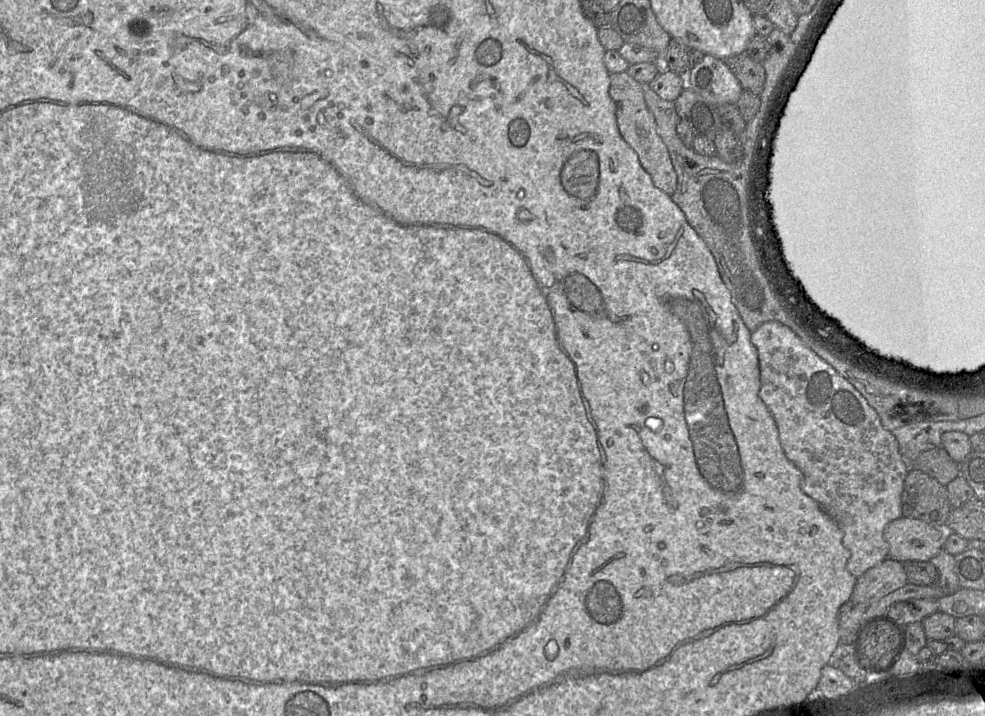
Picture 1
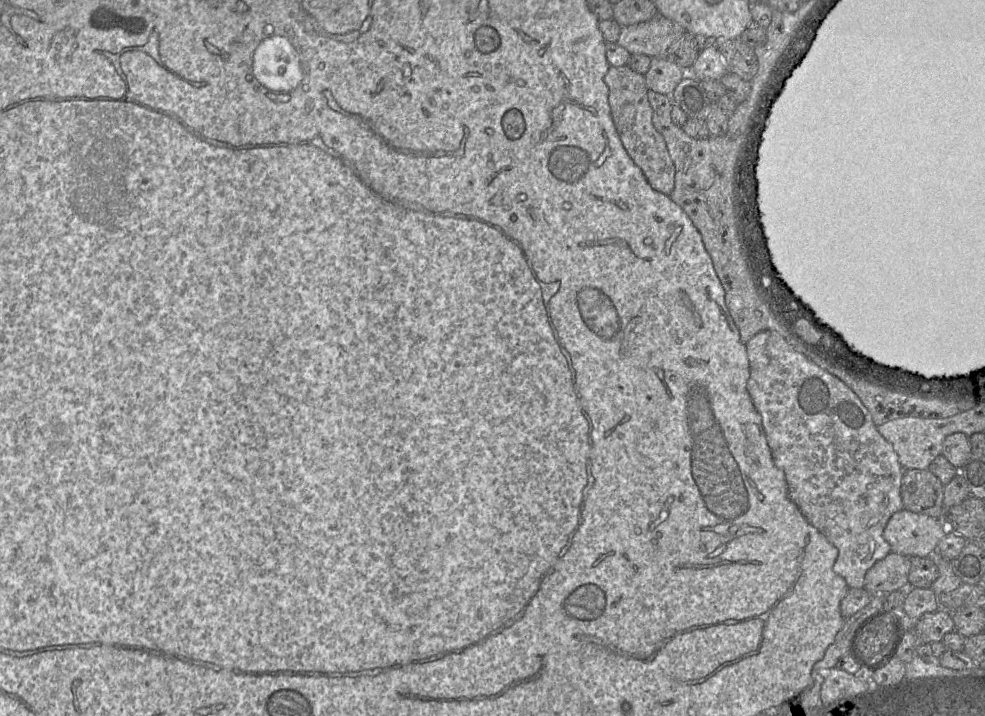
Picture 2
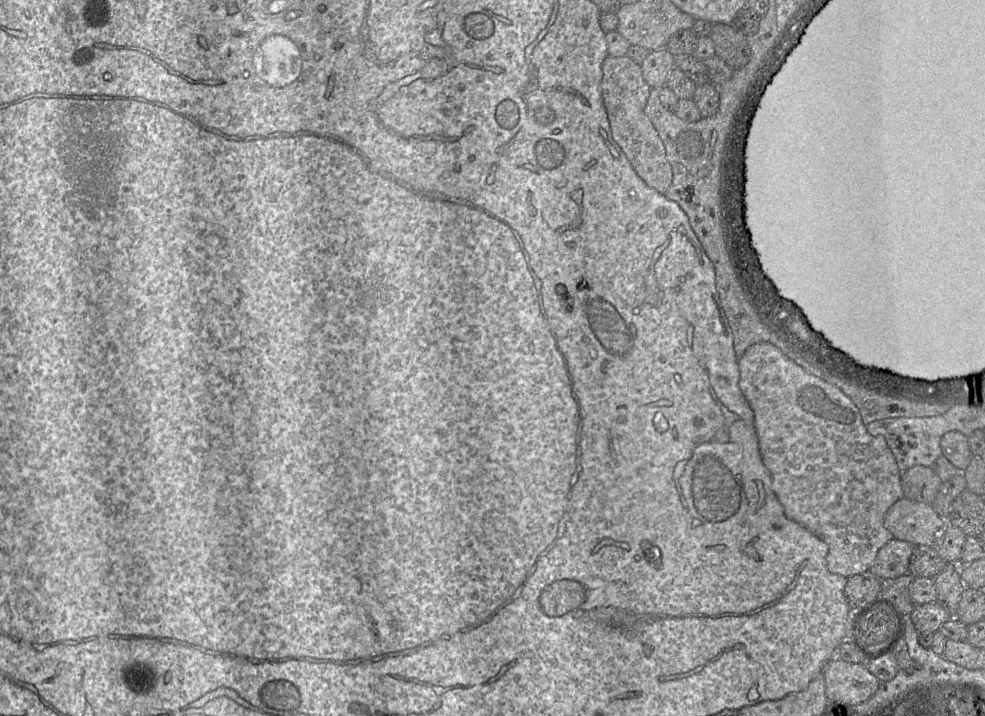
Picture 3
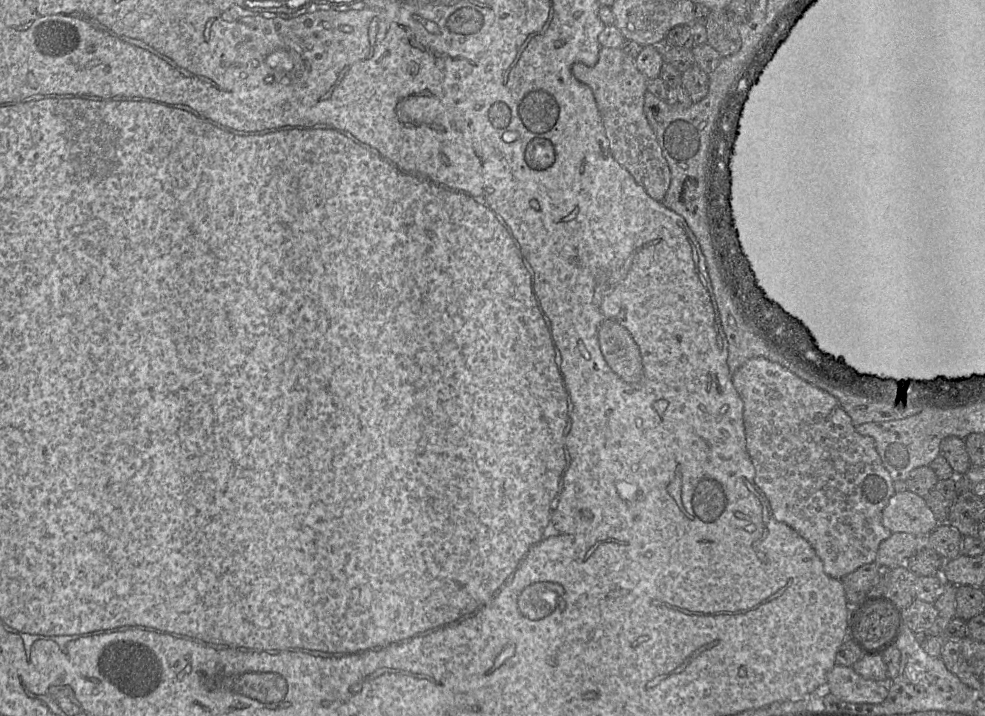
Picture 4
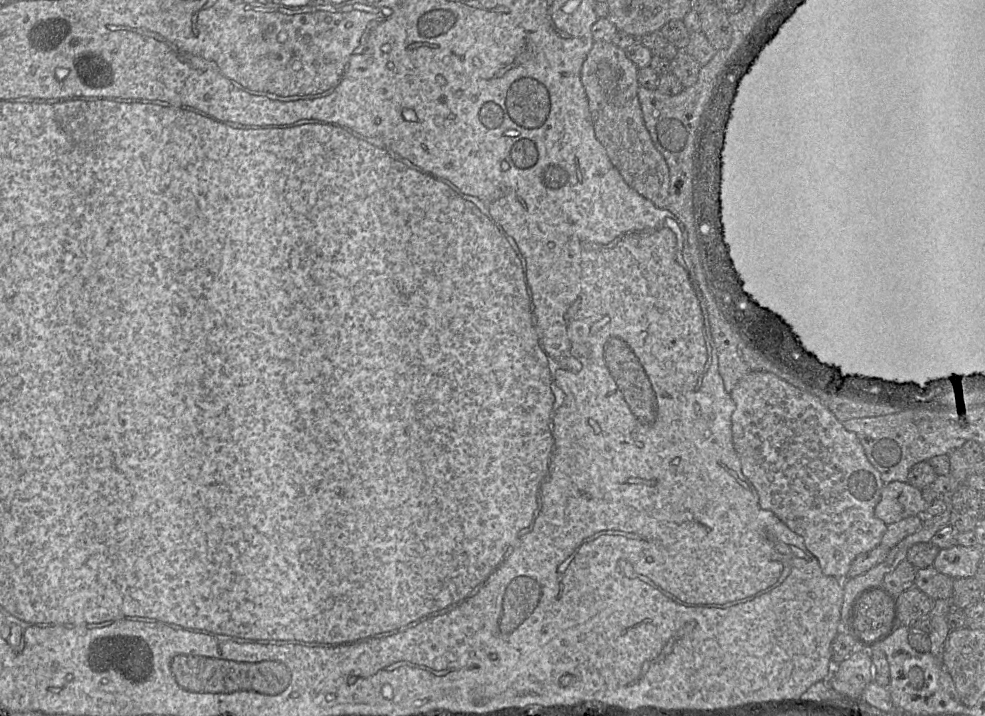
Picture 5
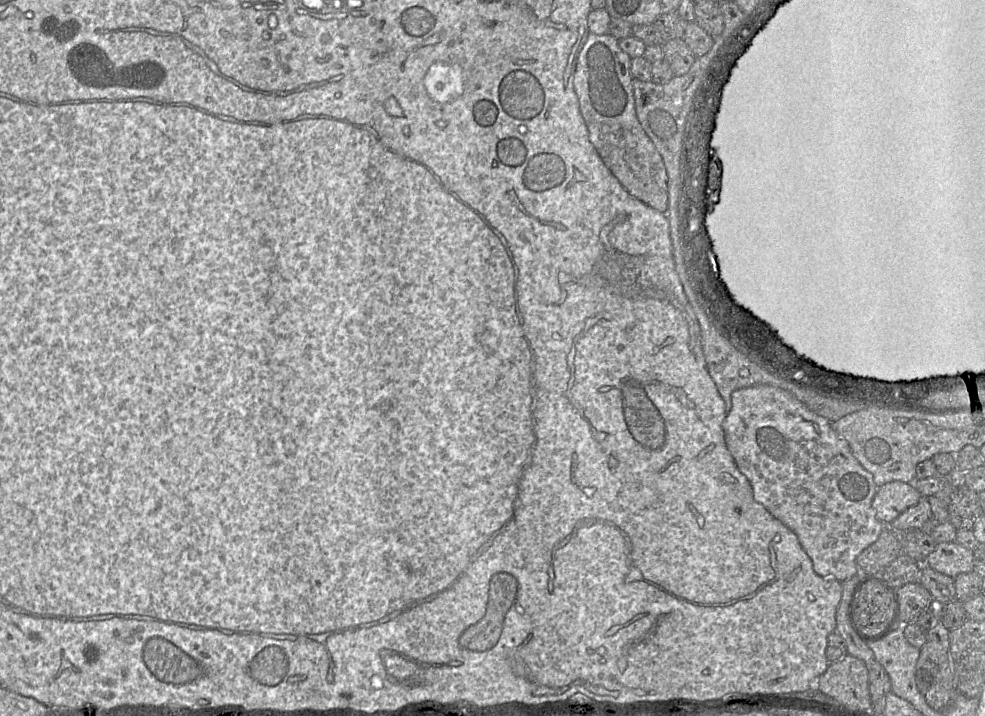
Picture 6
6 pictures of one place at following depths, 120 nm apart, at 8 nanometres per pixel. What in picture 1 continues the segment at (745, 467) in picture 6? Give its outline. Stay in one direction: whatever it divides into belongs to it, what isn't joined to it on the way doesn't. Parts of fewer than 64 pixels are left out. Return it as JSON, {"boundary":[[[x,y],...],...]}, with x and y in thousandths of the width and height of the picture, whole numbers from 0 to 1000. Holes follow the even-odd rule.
{"boundary":[[[781,448],[772,454],[762,465],[762,479],[769,489],[772,543],[771,554],[783,575],[789,599],[791,615],[798,638],[813,658],[813,682],[817,690],[827,698],[830,705],[853,735],[856,747],[856,761],[863,770],[860,785],[861,797],[870,809],[881,795],[893,788],[903,775],[903,760],[897,753],[896,744],[899,733],[916,722],[915,693],[920,663],[924,648],[917,640],[913,622],[906,608],[899,601],[891,582],[889,574],[881,564],[879,557],[855,525],[853,525],[843,510],[832,501],[825,490],[818,485],[808,466],[799,455],[788,448]]]}

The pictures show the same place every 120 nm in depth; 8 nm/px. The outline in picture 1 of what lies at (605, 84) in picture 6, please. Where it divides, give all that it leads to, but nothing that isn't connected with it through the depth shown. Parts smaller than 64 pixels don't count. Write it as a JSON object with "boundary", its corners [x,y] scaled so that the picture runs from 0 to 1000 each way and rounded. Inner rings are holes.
{"boundary":[[[637,101],[618,102],[618,131],[624,144],[625,169],[631,193],[648,216],[650,229],[664,258],[678,272],[686,264],[687,246],[675,200],[667,186],[664,161],[656,147],[652,120]]]}

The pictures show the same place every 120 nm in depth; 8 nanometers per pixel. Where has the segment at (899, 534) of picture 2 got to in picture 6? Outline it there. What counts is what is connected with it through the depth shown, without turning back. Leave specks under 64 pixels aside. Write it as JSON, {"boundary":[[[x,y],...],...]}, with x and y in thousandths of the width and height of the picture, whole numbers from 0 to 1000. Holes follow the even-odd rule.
{"boundary":[[[906,672],[890,683],[885,707],[891,726],[905,732],[918,714],[929,707],[936,694],[928,675]]]}

